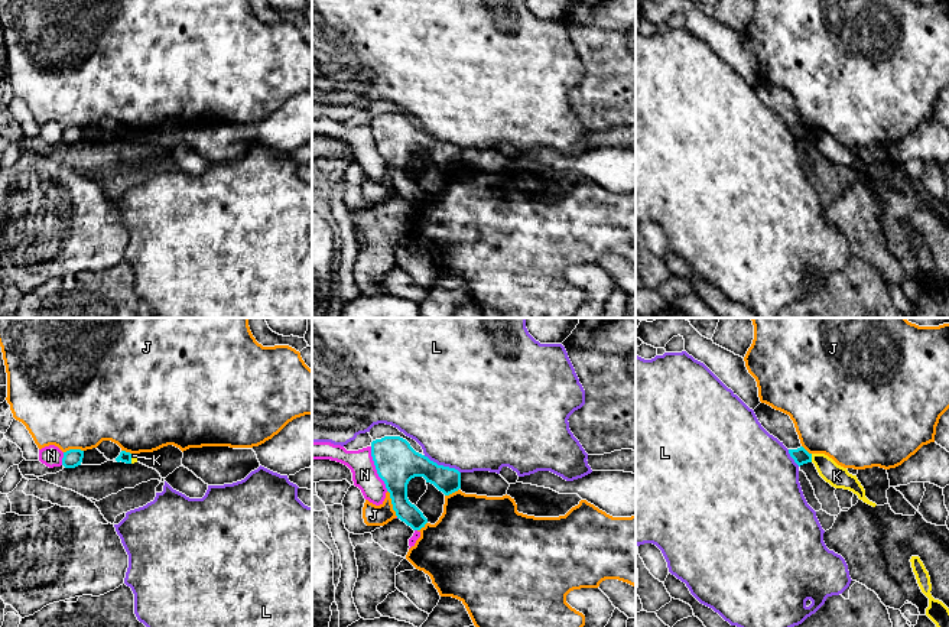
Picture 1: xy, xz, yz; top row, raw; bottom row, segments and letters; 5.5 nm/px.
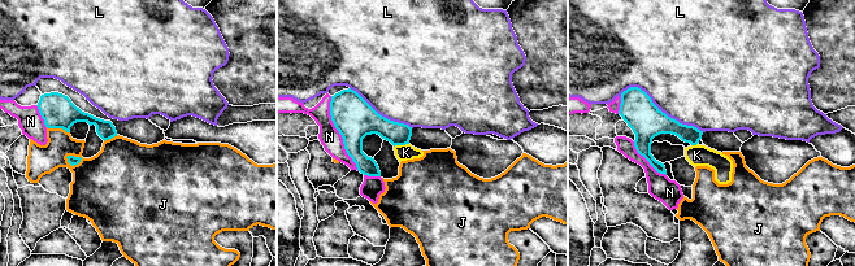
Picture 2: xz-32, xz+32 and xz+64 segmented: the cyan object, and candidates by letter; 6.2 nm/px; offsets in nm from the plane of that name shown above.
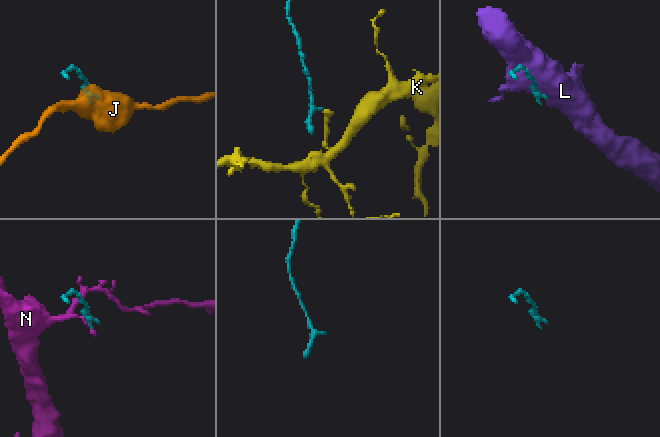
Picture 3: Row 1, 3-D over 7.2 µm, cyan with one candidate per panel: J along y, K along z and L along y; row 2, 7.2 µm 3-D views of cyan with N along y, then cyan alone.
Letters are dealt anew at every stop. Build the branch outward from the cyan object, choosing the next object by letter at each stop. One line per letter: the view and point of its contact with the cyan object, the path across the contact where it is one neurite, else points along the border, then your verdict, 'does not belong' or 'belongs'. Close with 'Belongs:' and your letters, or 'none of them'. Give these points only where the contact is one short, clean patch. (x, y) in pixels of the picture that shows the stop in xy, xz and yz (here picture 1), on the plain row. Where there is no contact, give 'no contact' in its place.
J: meets cyan in xz at (392, 179); does not belong
K: meets cyan in yz at (811, 135); border along yz (811, 130), (812, 137); does not belong
L: meets cyan in xz at (442, 142); does not belong
N: meets cyan in xz at (376, 145); does not belong
Belongs: none of them

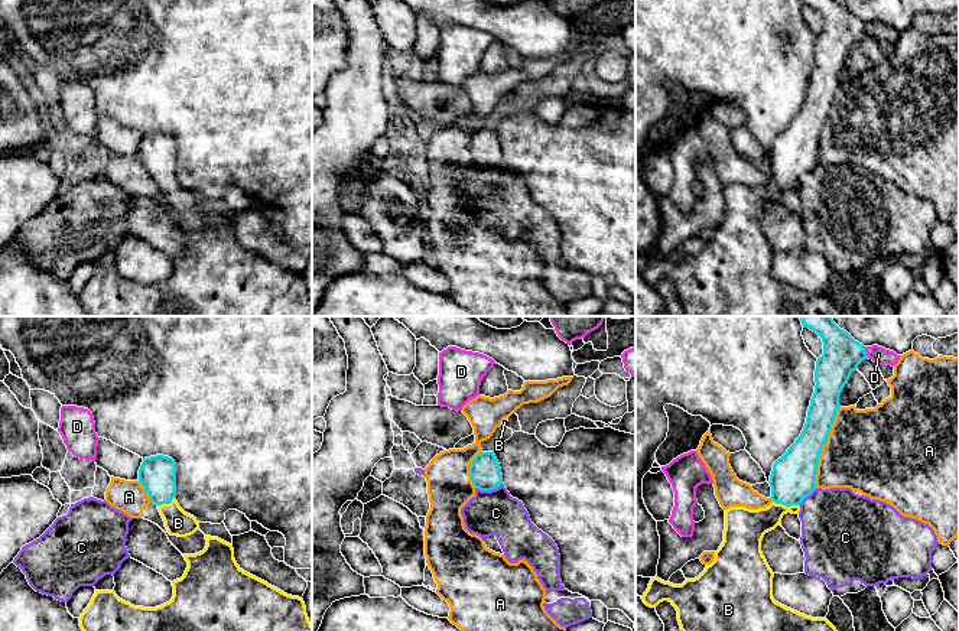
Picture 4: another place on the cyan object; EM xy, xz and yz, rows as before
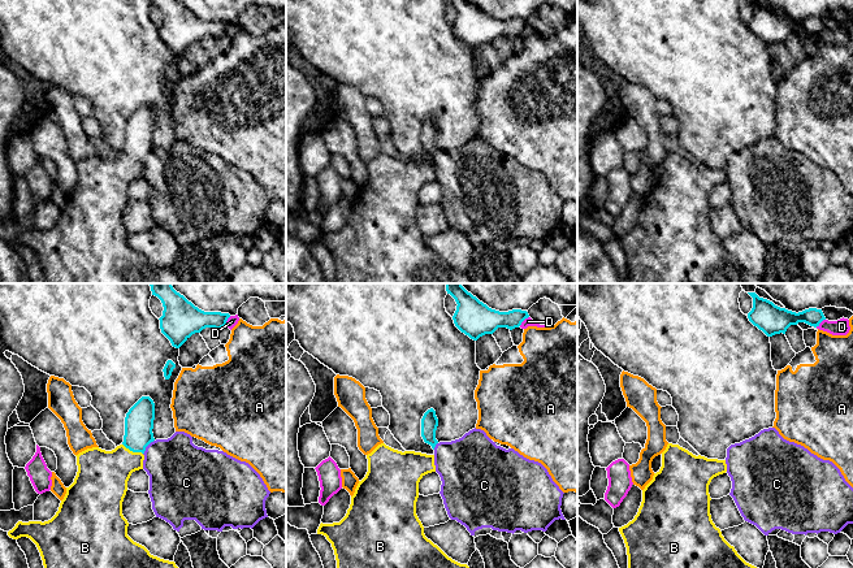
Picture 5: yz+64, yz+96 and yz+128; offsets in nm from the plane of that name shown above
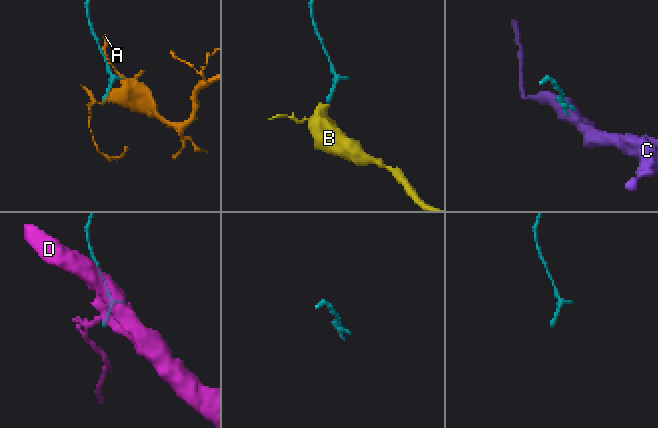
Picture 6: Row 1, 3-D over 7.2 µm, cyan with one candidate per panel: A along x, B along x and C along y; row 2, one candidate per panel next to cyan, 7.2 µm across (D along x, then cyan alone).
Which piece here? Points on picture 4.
A: meets cyan in yz at (822, 124); does not belong
B: meets cyan in yz at (786, 182); runs through yz (793, 153), (786, 171), (786, 182), (747, 204); belongs
C: meets cyan in xz at (488, 166); border along xz (501, 159), (490, 166), (475, 165); does not belong
D: meets cyan in yz at (865, 29); does not belong
Belongs: B

